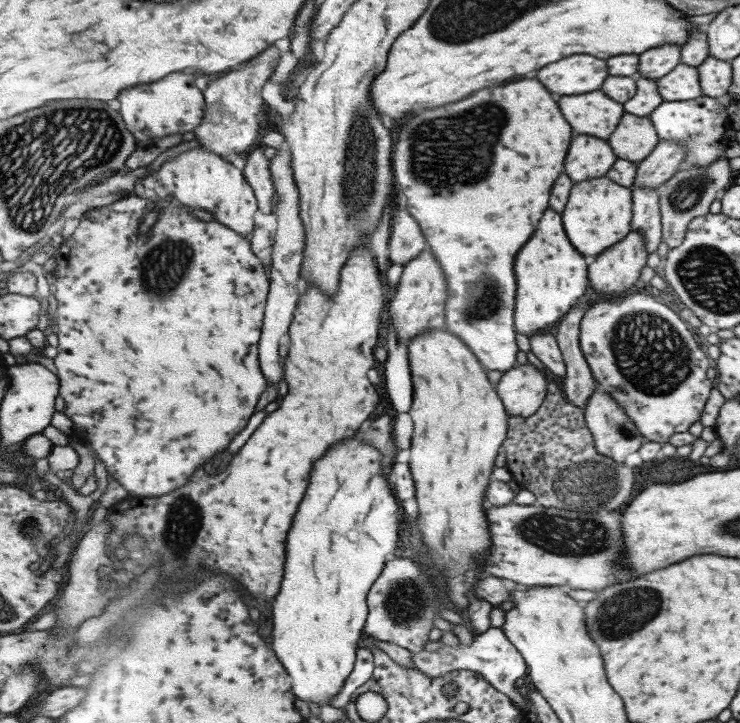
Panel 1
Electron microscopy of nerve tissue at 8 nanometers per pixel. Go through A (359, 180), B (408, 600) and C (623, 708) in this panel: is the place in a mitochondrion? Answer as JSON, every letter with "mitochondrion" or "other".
{"A":"mitochondrion","B":"mitochondrion","C":"other"}

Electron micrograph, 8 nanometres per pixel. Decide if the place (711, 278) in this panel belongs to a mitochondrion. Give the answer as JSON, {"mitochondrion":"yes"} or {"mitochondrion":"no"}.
{"mitochondrion":"yes"}

